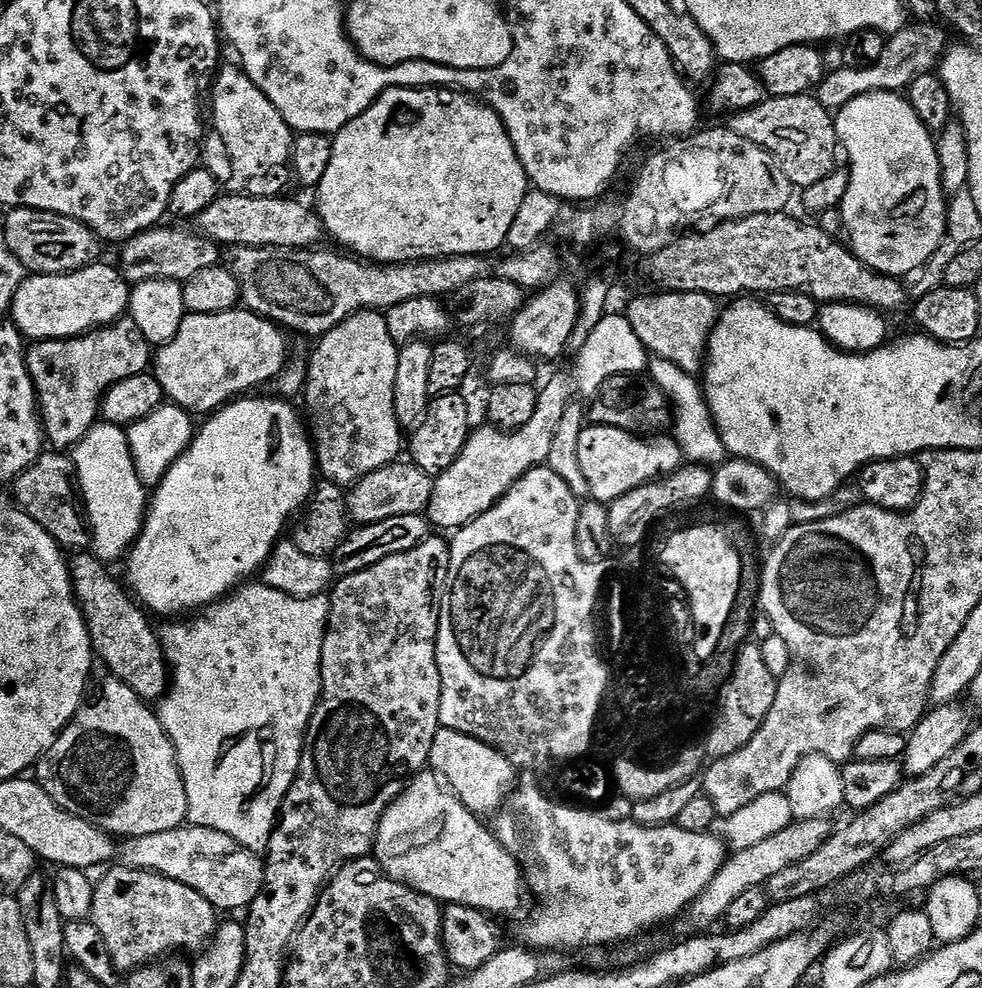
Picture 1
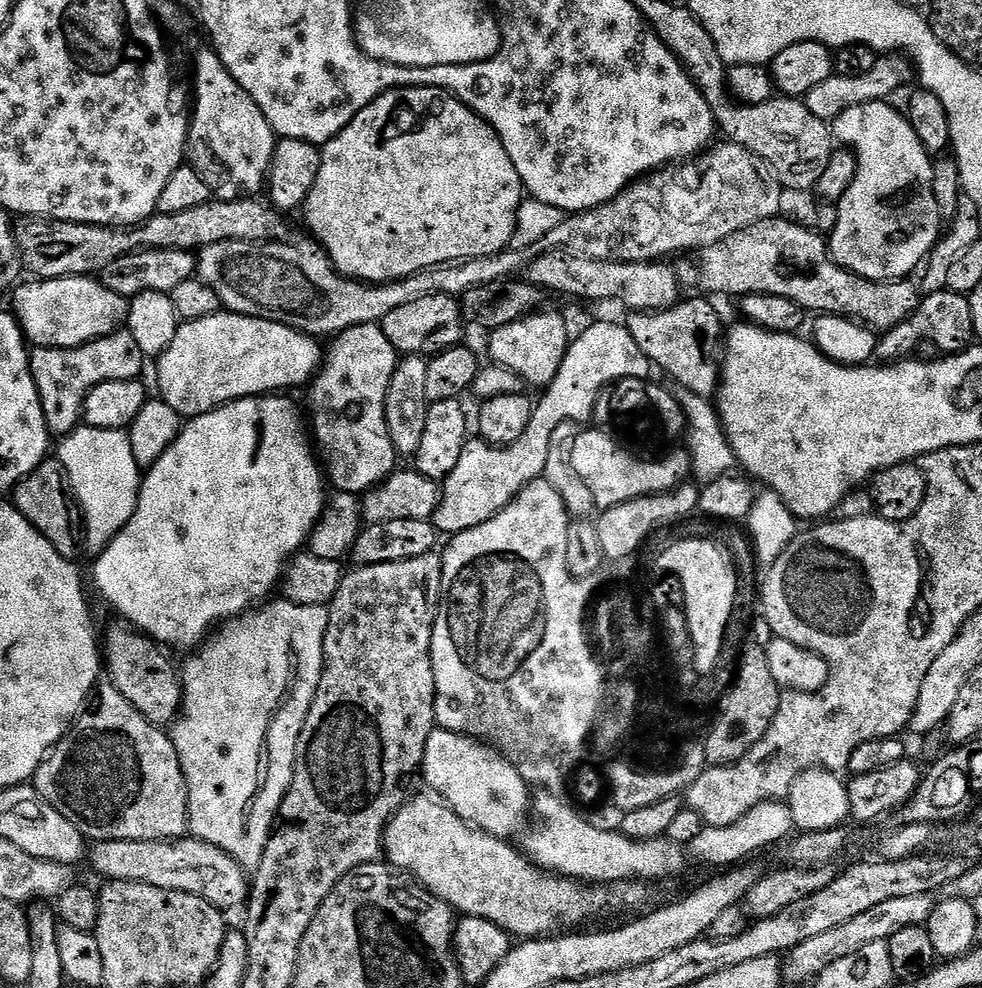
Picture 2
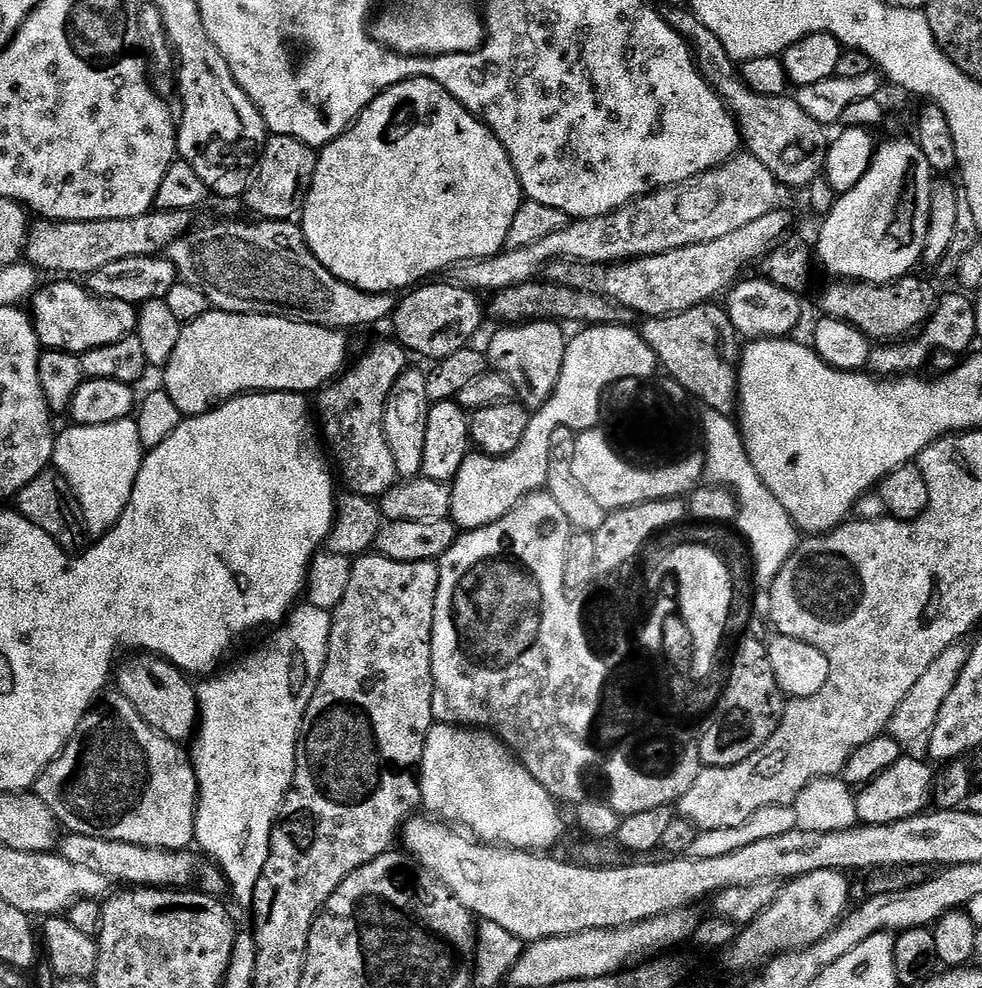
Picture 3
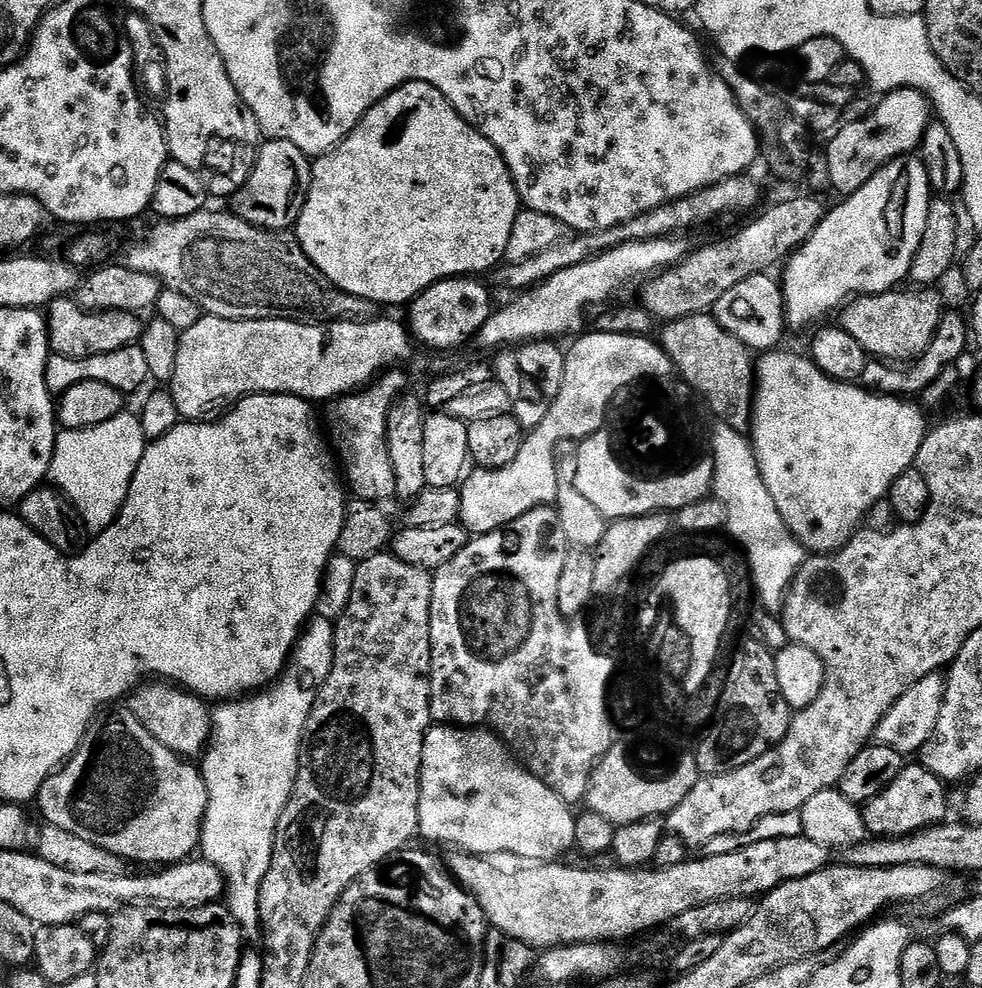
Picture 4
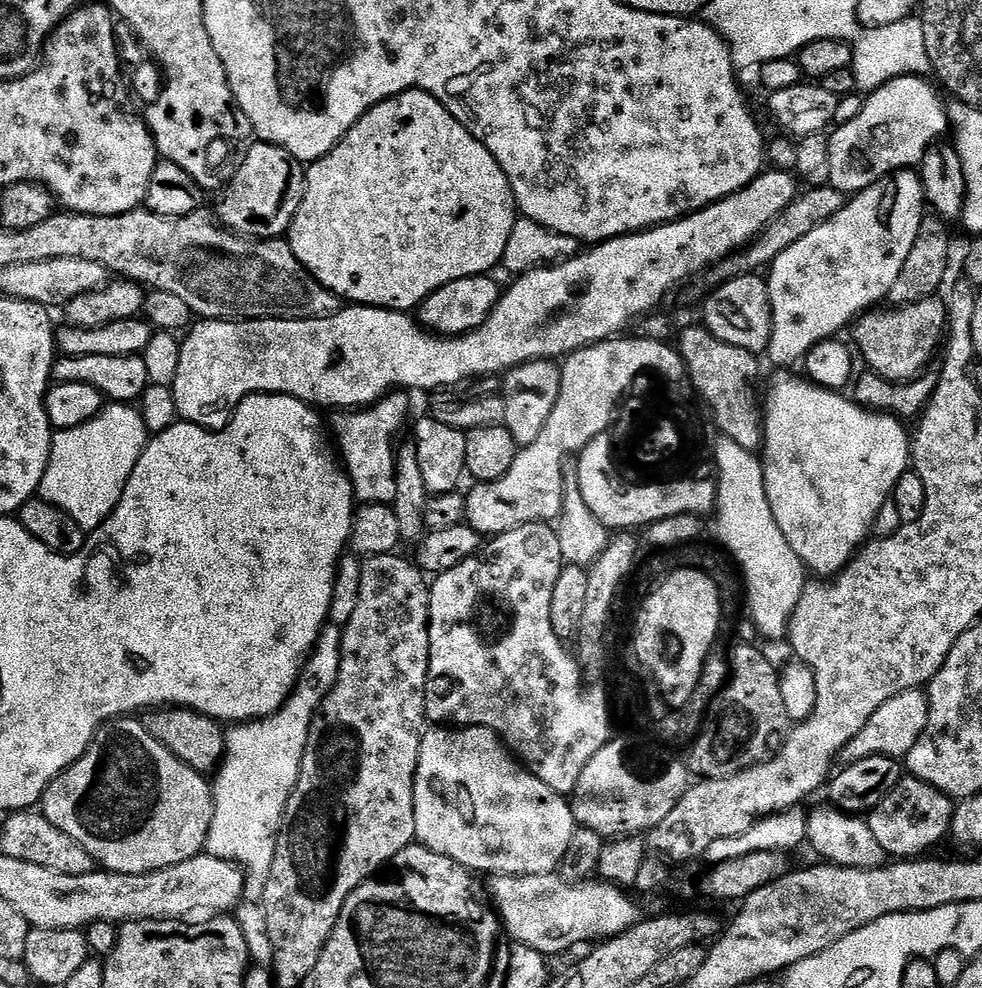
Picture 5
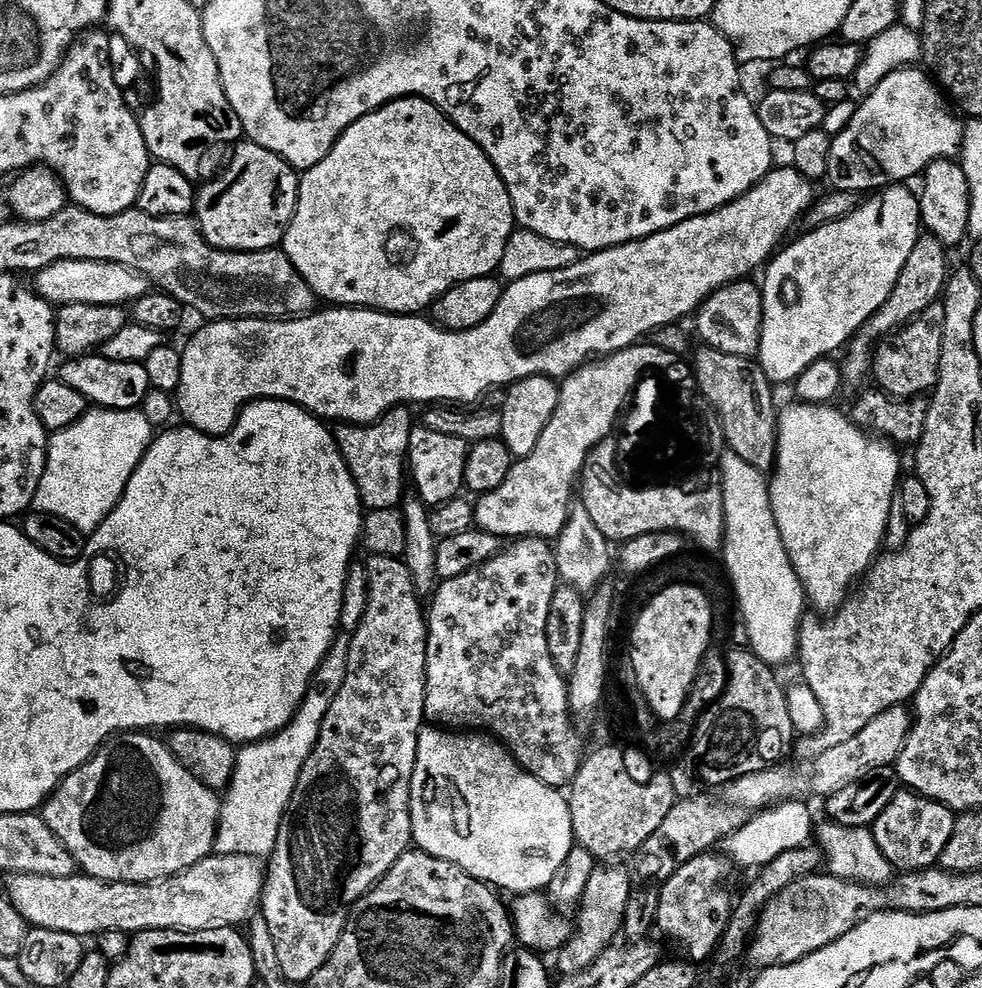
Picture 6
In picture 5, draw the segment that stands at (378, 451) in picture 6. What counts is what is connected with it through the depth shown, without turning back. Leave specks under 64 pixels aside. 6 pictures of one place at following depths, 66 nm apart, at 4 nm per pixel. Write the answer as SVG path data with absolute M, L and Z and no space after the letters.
M404 390L389 392L377 404L340 410L333 415L336 417L332 420L332 428L330 424L330 436L342 457L342 467L352 481L352 495L360 504L391 505L394 502L394 490L398 490L396 431L408 416L408 396Z

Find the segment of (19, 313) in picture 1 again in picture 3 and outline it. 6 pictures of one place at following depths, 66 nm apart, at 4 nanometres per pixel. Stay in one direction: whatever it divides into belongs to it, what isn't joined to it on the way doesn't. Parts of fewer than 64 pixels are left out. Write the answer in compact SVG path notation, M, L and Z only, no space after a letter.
M72 278L53 280L56 280L53 284L45 283L37 288L30 301L32 324L40 339L41 349L73 352L81 356L83 352L122 342L122 338L135 333L137 305L96 296L83 283Z

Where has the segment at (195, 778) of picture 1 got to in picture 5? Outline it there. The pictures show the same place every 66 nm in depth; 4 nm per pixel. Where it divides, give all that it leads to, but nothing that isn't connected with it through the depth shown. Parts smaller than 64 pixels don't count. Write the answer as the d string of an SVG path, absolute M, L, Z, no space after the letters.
M336 626L325 627L320 633L316 647L305 659L300 677L296 679L296 689L274 715L227 729L224 758L211 781L212 821L206 852L214 858L234 862L244 870L244 899L236 905L234 919L242 930L242 938L246 938L249 961L256 966L271 965L274 956L261 901L274 862L276 835L280 832L290 794L298 782L312 719L338 678L340 634L341 629Z

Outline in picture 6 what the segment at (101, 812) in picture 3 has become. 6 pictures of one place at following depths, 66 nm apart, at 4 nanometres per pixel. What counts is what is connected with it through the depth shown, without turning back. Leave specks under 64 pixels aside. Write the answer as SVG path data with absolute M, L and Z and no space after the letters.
M118 732L114 736L109 736L104 745L82 767L71 772L42 805L44 821L64 843L66 850L70 850L70 854L76 859L77 869L85 876L93 876L111 884L114 882L149 884L160 880L163 876L185 872L190 866L213 855L216 846L216 828L220 824L221 797L206 786L202 786L202 782L198 782L198 778L194 778L194 774L190 774L190 770L186 770L186 766L182 766L178 758L174 758L174 754L163 739L155 740L152 736L155 735L148 732Z

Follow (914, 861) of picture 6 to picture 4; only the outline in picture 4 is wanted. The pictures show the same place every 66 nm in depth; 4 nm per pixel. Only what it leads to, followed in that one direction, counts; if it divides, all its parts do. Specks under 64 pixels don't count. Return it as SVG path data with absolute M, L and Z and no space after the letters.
M919 762L905 763L902 774L890 782L884 790L870 802L863 805L862 815L869 833L876 838L909 836L923 828L945 823L948 816L948 792L945 781L939 780Z

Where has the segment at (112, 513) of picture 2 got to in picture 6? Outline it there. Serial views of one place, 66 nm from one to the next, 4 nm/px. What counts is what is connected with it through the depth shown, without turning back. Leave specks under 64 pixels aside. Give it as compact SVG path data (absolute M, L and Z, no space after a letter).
M93 407L78 422L51 433L46 470L36 491L35 511L66 518L66 522L73 524L79 532L95 532L118 506L153 439L149 413L143 410L115 412L112 408Z

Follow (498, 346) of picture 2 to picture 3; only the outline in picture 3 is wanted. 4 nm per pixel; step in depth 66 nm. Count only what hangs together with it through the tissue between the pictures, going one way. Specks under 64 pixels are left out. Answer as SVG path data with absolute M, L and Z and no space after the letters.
M550 320L525 322L515 326L504 326L492 336L486 347L488 367L502 374L514 386L516 400L529 410L546 406L550 394L558 386L562 366L566 358L568 340L559 323Z

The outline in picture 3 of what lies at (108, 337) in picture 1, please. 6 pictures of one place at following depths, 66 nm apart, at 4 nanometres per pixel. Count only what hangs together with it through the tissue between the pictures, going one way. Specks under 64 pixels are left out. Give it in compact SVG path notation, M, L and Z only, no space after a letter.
M133 334L122 338L122 342L83 352L81 356L76 356L73 352L45 351L40 357L40 381L48 408L52 413L60 414L71 409L74 394L87 380L136 382L144 368L146 369L146 361L142 354L142 342Z

